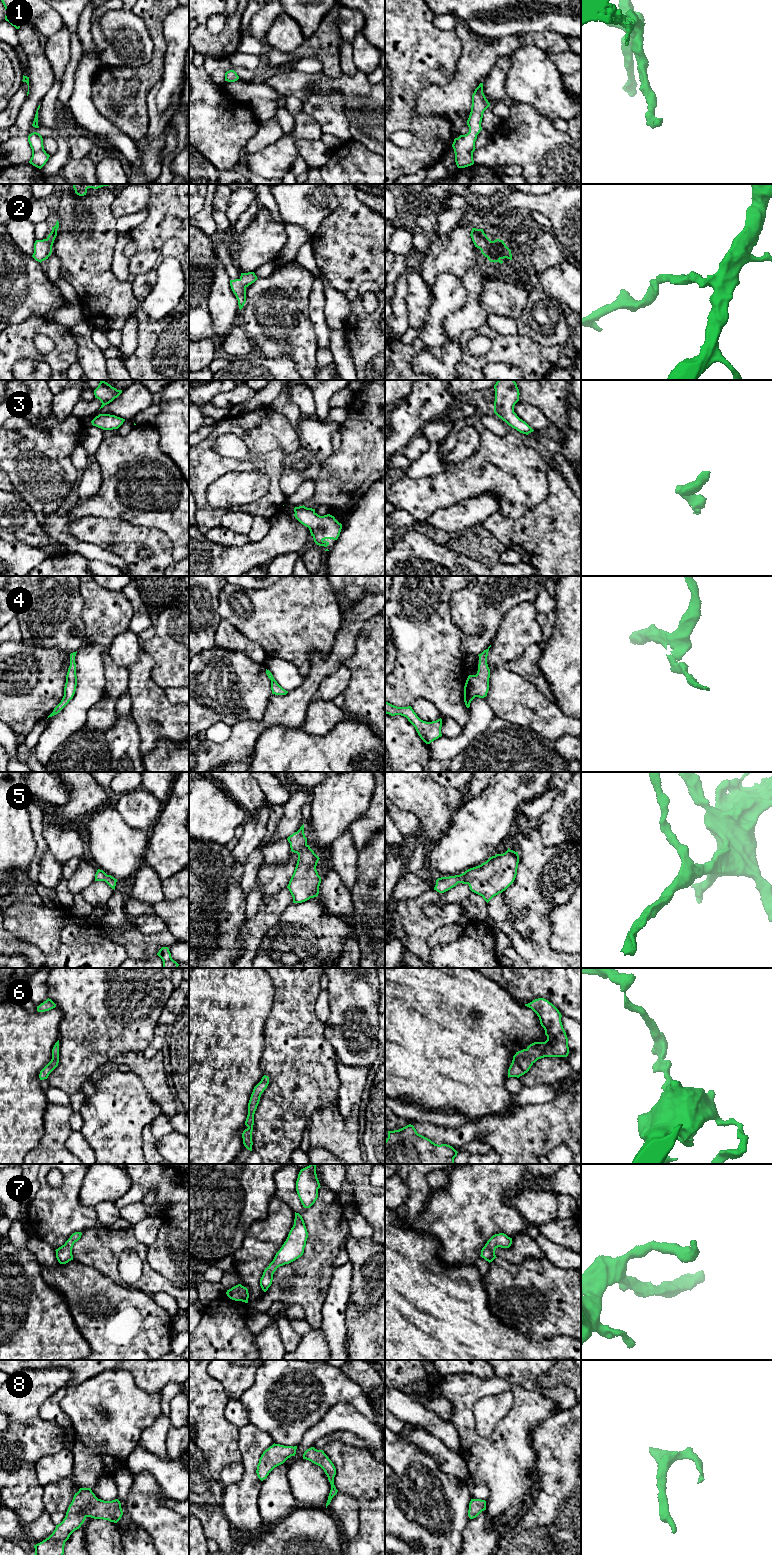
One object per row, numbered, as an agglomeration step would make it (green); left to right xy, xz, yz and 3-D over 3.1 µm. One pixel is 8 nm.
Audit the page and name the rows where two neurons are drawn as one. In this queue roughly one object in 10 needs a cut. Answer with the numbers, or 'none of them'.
none of them

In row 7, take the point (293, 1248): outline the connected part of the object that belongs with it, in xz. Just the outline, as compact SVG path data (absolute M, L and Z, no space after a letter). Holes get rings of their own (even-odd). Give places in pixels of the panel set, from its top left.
M295 1212L294 1225L286 1241L276 1253L273 1261L265 1268L260 1279L260 1286L264 1292L271 1286L273 1274L278 1267L289 1264L303 1255L307 1238L308 1232L304 1220L299 1213Z

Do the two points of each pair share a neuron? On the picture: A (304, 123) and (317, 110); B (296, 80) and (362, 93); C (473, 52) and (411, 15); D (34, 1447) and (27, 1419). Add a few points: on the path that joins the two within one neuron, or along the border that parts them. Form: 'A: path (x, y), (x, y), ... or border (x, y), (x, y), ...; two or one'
A: border (303, 110), (318, 122), (323, 132); two
B: path (312, 85), (346, 85); one
C: border (453, 30), (459, 37), (462, 47), (456, 68); two
D: path (30, 1440), (30, 1426); one

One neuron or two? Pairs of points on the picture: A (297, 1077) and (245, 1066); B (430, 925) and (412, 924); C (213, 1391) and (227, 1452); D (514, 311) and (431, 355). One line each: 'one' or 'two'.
A: two
B: one
C: one
D: two

